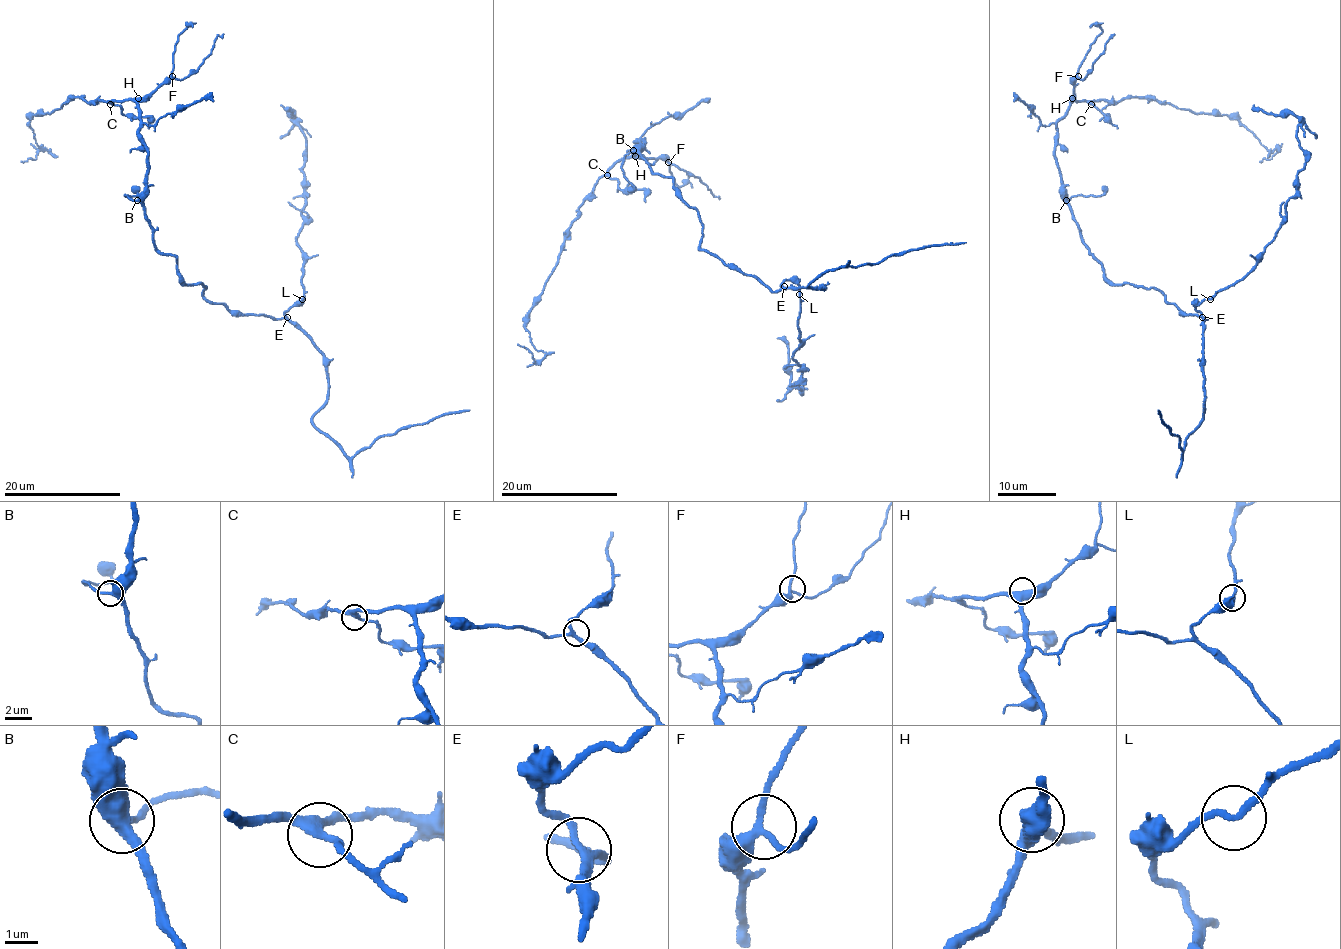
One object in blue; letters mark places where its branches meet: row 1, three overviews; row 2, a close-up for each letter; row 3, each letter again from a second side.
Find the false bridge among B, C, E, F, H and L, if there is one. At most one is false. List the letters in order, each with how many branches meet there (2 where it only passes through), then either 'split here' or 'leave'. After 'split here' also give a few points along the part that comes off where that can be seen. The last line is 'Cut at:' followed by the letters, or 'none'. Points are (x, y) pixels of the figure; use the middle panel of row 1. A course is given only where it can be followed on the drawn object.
B: branches 3; leave
C: branches 3; leave
E: branches 3; leave
F: branches 3; leave
H: branches 3; leave
L: branches 2; leave
Cut at: none

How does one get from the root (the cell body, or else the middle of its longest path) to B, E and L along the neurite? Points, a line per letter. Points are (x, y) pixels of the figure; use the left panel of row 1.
B: (178, 267), (178, 260), (156, 247), (153, 229), (137, 200)
E: (178, 267), (186, 284), (201, 284), (207, 300), (222, 303), (229, 310), (287, 317)
L: (178, 267), (186, 284), (205, 286), (203, 295), (207, 300), (244, 314), (283, 319), (302, 300)

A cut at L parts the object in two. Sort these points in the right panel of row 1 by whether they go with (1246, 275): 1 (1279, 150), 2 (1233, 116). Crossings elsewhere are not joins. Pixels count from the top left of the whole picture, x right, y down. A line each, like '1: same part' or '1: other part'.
1: other part
2: other part

